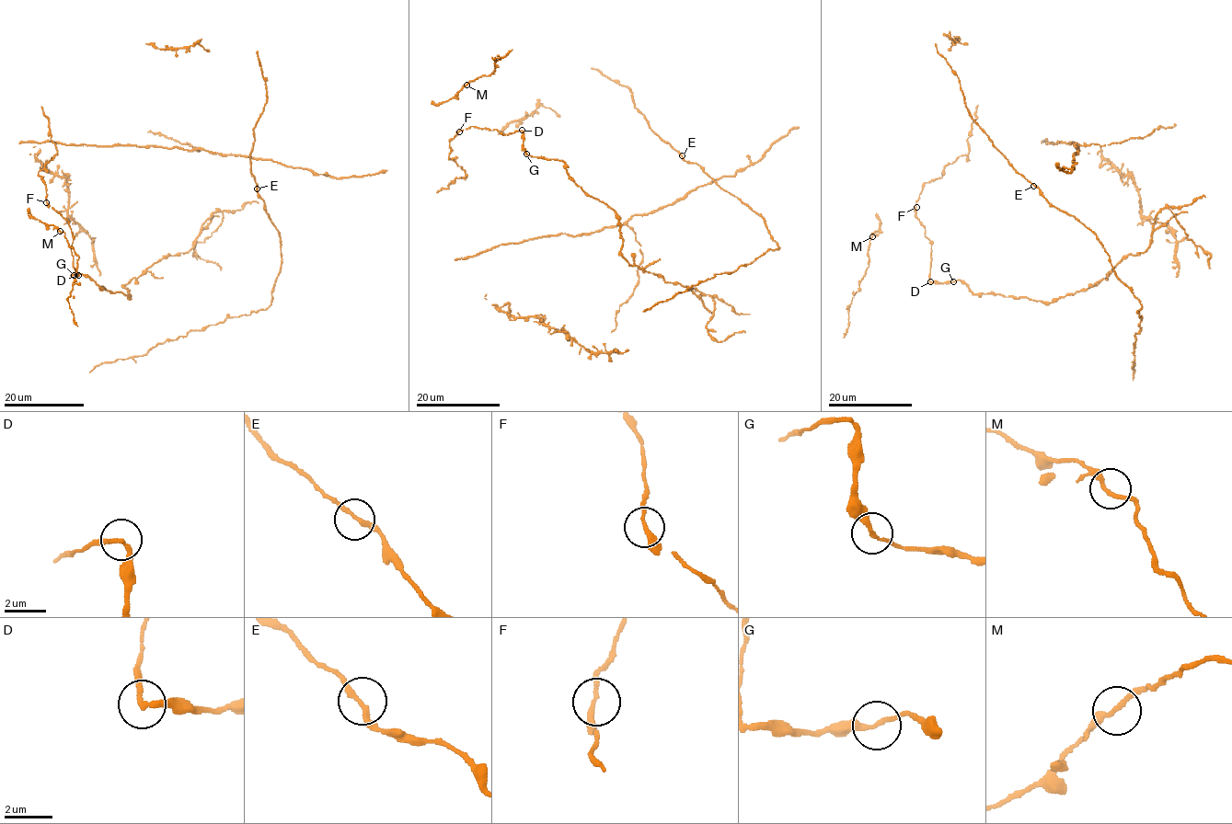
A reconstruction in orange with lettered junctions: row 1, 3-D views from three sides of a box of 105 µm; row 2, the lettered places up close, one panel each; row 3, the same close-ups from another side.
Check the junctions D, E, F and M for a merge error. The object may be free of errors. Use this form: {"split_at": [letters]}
{"split_at": ["D"]}

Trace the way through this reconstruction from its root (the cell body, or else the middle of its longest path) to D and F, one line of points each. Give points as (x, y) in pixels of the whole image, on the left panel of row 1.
D: (113, 292), (99, 288), (79, 273), (74, 276), (77, 275)
F: (113, 292), (99, 288), (79, 273), (74, 276), (78, 275), (74, 267), (71, 228), (46, 202)

